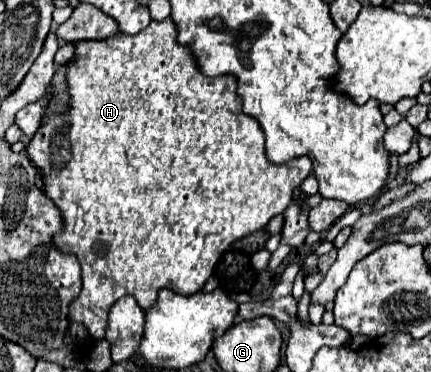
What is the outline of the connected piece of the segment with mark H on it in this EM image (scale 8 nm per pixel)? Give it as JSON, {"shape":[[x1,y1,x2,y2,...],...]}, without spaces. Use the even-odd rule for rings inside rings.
{"shape":[[168,18,162,22,152,20,150,26,142,30,138,36,116,34,104,42,102,40,76,42,74,58,66,64,66,80,68,80,68,96,70,96,68,112,64,114,46,112,38,132,32,136,32,140,26,146,26,154,30,162,34,164,34,168,40,170,44,176,44,188,42,188,44,194,56,204,56,208,62,214,64,230,52,236,54,246,60,252,74,254,82,266,82,292,70,304,70,322,80,322,88,332,88,340,82,346,78,346,80,356,86,356,92,350,92,346,104,338,104,332,108,326,108,312,114,306,114,302,118,302,122,296,126,294,134,296,138,306,142,310,148,310,154,306,158,292,162,288,168,288,176,294,200,292,206,280,210,278,216,262,220,260,222,252,226,252,226,248,230,248,234,240,240,240,256,230,262,230,276,214,282,214,288,208,294,190,310,176,312,164,310,160,306,160,306,156,302,160,292,160,290,164,284,164,284,166,276,166,266,160,262,130,258,128,258,122,254,118,248,118,242,112,242,102,236,96,234,78,232,76,218,76,218,78,202,76,202,72,196,70,192,52,176,42,176,24],[62,128,68,128,68,136,64,136,64,142,62,142]]}

